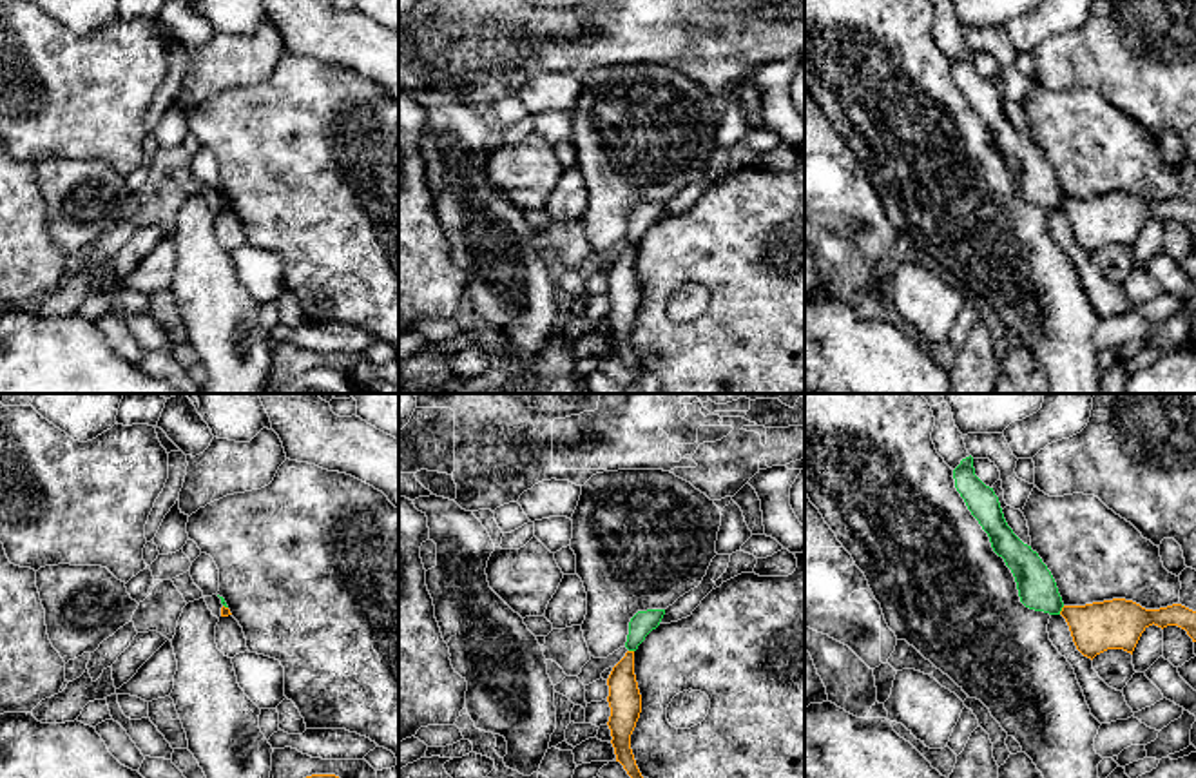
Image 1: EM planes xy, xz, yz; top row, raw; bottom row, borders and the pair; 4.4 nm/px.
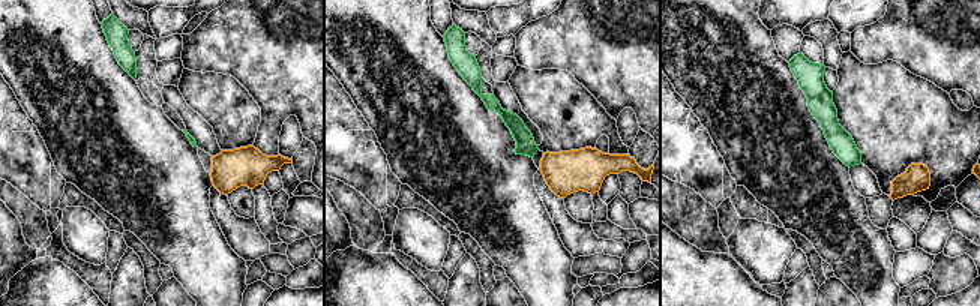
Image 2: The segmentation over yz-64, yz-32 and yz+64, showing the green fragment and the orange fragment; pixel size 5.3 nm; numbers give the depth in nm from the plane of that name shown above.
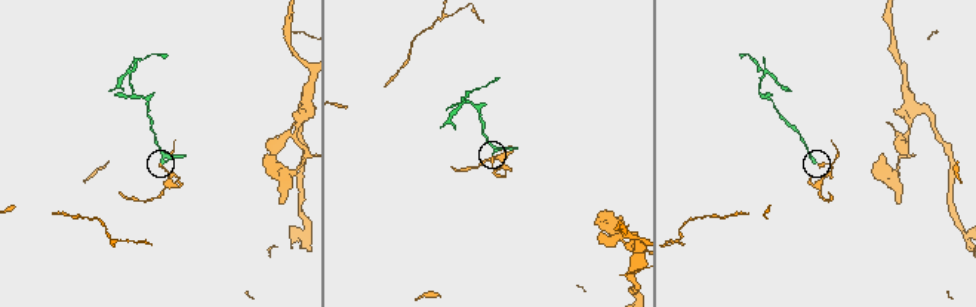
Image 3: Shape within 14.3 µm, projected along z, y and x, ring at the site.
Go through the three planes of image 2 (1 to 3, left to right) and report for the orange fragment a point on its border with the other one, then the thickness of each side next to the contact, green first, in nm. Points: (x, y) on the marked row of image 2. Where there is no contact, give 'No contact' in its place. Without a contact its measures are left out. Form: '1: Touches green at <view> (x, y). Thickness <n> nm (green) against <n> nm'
1: No contact
2: No contact
3: No contact

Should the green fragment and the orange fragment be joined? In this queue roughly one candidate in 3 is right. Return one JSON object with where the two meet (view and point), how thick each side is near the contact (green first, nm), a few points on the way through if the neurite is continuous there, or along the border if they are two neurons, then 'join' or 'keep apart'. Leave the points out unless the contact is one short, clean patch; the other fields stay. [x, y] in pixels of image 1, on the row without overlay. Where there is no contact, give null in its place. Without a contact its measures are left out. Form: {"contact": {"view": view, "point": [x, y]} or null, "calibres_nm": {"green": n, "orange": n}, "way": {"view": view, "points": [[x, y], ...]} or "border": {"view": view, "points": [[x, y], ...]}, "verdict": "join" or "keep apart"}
{"contact": {"view": "yz", "point": [1060, 204]}, "calibres_nm": {"green": 170, "orange": 220}, "border": {"view": "yz", "points": [[1064, 200], [1059, 207]]}, "verdict": "keep apart"}

